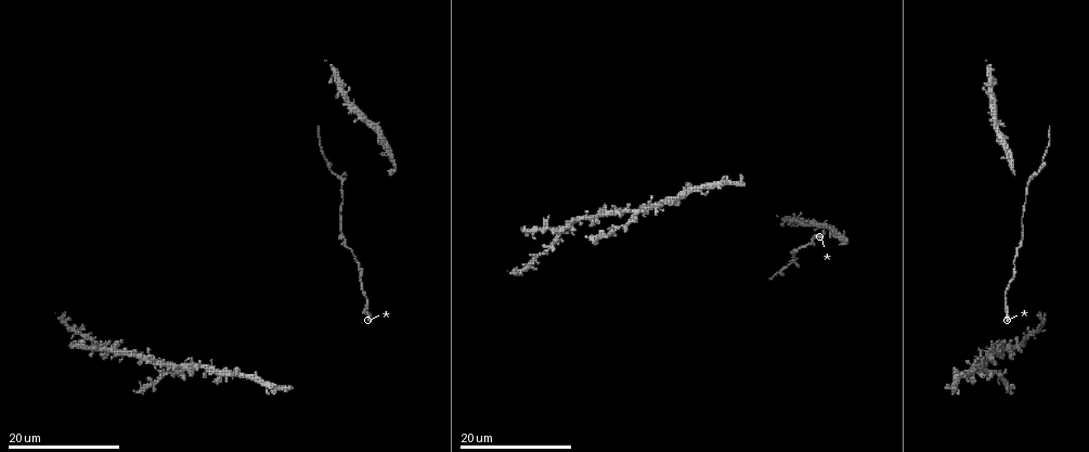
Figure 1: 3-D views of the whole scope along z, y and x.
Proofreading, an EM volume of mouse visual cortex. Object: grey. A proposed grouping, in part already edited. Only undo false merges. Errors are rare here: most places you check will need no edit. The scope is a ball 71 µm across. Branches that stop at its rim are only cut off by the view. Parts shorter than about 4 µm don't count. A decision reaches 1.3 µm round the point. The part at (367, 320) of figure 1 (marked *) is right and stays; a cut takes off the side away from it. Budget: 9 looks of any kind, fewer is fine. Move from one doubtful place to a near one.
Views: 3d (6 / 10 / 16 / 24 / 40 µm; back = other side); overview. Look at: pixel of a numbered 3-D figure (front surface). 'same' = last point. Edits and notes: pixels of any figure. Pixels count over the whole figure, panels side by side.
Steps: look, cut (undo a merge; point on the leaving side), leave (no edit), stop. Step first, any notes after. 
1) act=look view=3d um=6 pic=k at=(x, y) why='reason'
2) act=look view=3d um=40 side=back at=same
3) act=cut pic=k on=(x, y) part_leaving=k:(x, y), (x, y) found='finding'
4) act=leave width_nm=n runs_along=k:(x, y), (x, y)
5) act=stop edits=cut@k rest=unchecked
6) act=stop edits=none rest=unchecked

act=look view=3d um=16 pic=1 at=(345, 178)

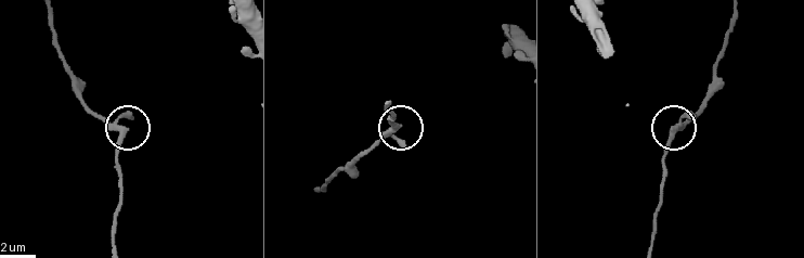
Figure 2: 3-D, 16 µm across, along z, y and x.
act=look view=3d um=6 pic=2 at=(124, 131)

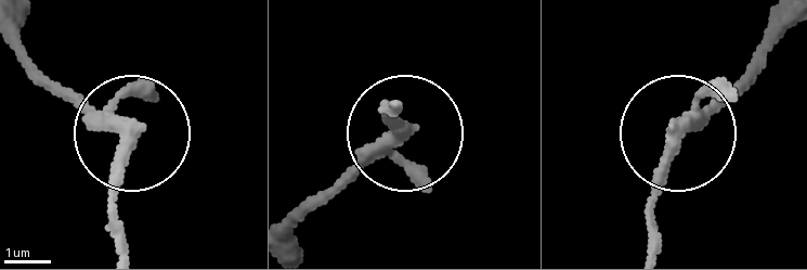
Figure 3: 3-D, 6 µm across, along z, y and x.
act=leave width_nm=260 runs_along=3:(646, 248), (661, 155), (746, 90) found='one cell here'

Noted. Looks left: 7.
act=look view=3d um=24 pic=1 at=(791, 252) why='calibre changes'

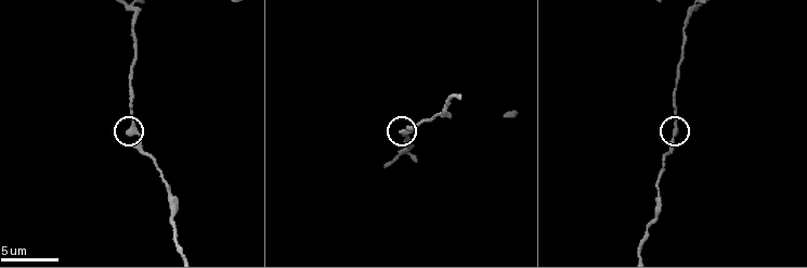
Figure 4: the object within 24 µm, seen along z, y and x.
act=look view=3d um=10 pic=4 at=(677, 130)

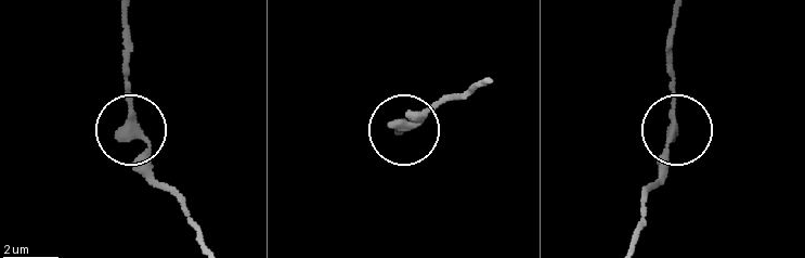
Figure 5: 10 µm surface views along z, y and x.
act=leave width_nm=310 runs_along=5:(205, 248), (133, 129), (131, 34) found='one cell here'

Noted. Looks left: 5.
act=look view=3d um=16 pic=1 at=(1042, 160) why='sudden change in width'

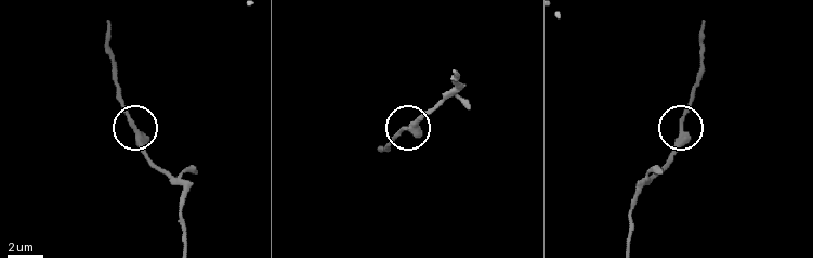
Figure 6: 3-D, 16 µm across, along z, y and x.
act=look view=3d um=10 pic=6 at=(681, 127)

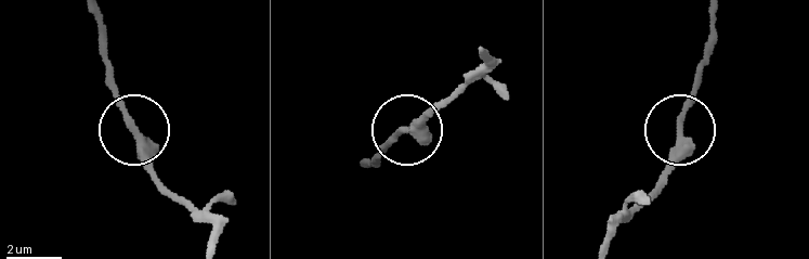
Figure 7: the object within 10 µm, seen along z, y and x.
act=leave width_nm=290 runs_along=7:(602, 244), (663, 175), (704, 57) found='all the same cell'

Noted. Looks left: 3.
act=look view=3d um=16 pic=1 at=(182, 368) why='three arms meet'

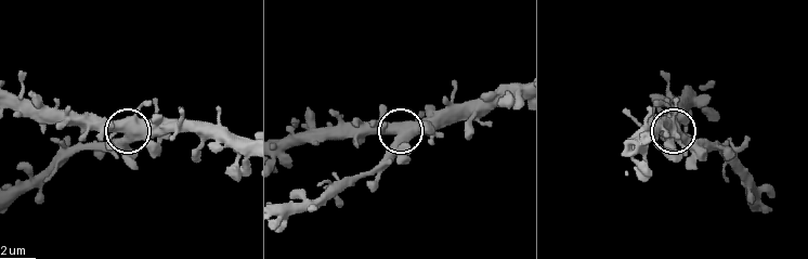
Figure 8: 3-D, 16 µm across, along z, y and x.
act=look view=3d um=6 pic=8 at=(125, 135)

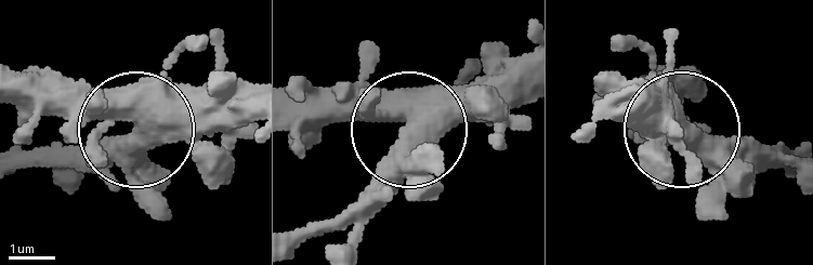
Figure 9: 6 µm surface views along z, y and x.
act=leave runs_along=9:(521, 61), (428, 103), (327, 227) found='continuous, no second cell'

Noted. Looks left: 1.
act=stop edits=none rest=unchecked

